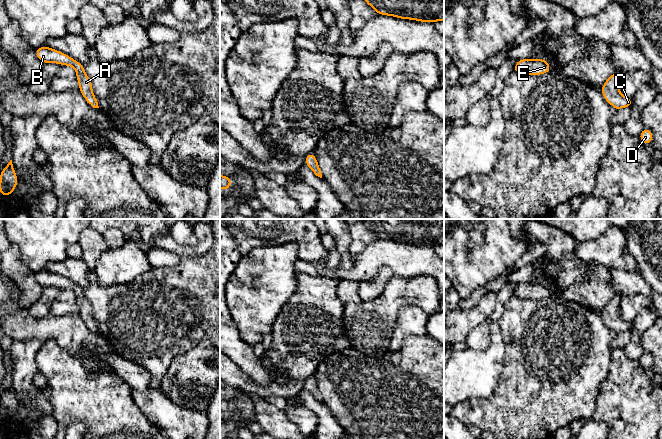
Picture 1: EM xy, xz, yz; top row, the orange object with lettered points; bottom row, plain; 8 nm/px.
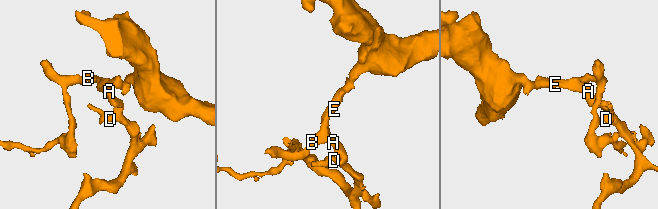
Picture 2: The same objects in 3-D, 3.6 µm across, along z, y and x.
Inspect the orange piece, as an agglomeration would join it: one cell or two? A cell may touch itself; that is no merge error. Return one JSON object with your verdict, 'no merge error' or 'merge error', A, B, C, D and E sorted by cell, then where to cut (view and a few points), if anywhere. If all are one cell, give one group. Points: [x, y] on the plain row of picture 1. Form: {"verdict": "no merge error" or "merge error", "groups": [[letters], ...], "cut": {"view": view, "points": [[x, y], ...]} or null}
{"verdict": "no merge error", "groups": [["A", "B", "C", "D", "E"]], "cut": null}

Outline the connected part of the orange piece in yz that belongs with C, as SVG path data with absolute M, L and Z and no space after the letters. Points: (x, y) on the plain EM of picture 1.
M615 295L603 308L601 316L604 323L616 334L624 331L632 331L633 324L623 320L619 314L619 302L621 297Z

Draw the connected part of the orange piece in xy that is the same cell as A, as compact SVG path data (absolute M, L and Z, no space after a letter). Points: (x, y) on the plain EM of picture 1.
M47 270L35 273L35 278L42 287L58 287L60 289L74 291L79 307L79 314L84 323L93 332L99 332L97 323L92 315L92 306L84 295L84 289L70 280Z

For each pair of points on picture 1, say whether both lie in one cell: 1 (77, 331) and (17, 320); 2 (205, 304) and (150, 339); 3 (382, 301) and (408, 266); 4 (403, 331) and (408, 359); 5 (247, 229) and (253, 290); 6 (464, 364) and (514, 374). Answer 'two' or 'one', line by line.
1: one
2: one
3: two
4: two
5: two
6: two

